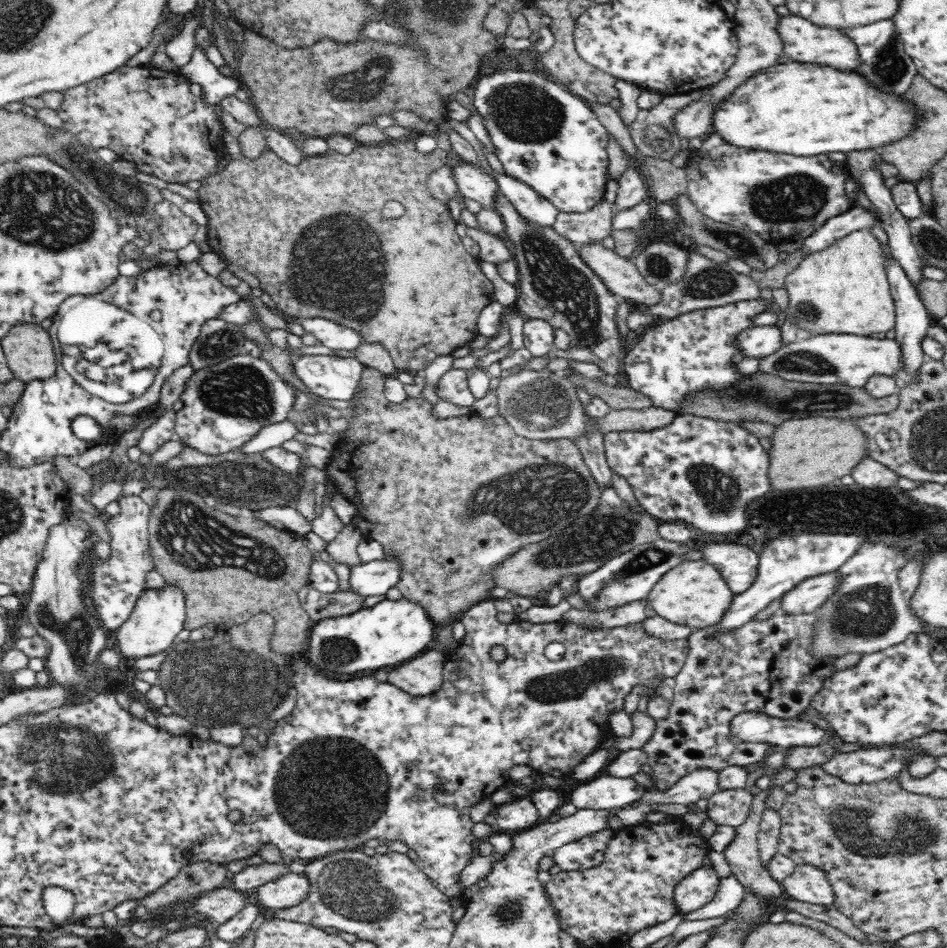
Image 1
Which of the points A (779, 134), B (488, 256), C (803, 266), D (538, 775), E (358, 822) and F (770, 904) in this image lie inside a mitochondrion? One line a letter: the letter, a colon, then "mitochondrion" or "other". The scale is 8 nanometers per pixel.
A: other
B: other
C: other
D: other
E: mitochondrion
F: other

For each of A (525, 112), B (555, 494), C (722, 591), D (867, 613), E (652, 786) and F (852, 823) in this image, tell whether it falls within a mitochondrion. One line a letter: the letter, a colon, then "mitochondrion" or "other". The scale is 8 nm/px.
A: mitochondrion
B: mitochondrion
C: other
D: mitochondrion
E: other
F: mitochondrion

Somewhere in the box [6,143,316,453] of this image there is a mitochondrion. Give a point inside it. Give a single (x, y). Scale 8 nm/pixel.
(109, 348)

